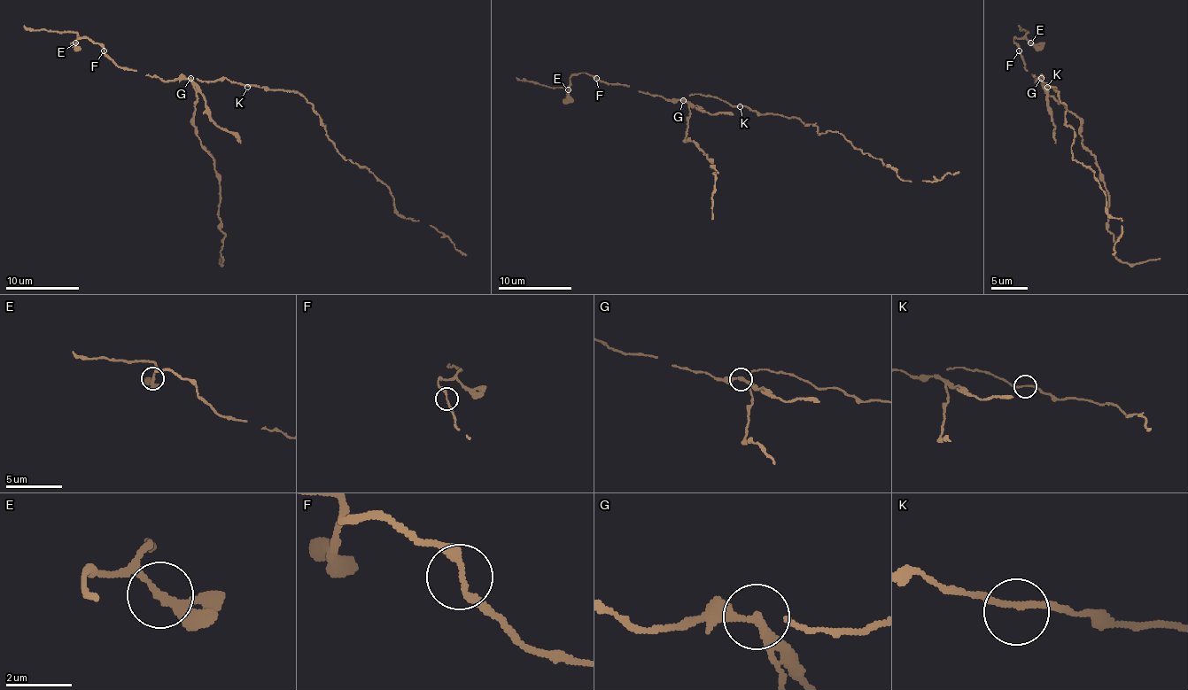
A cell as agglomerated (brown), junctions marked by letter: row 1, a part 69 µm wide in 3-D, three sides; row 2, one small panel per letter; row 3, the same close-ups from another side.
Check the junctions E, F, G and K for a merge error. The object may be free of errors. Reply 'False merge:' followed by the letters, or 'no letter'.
False merge: G

